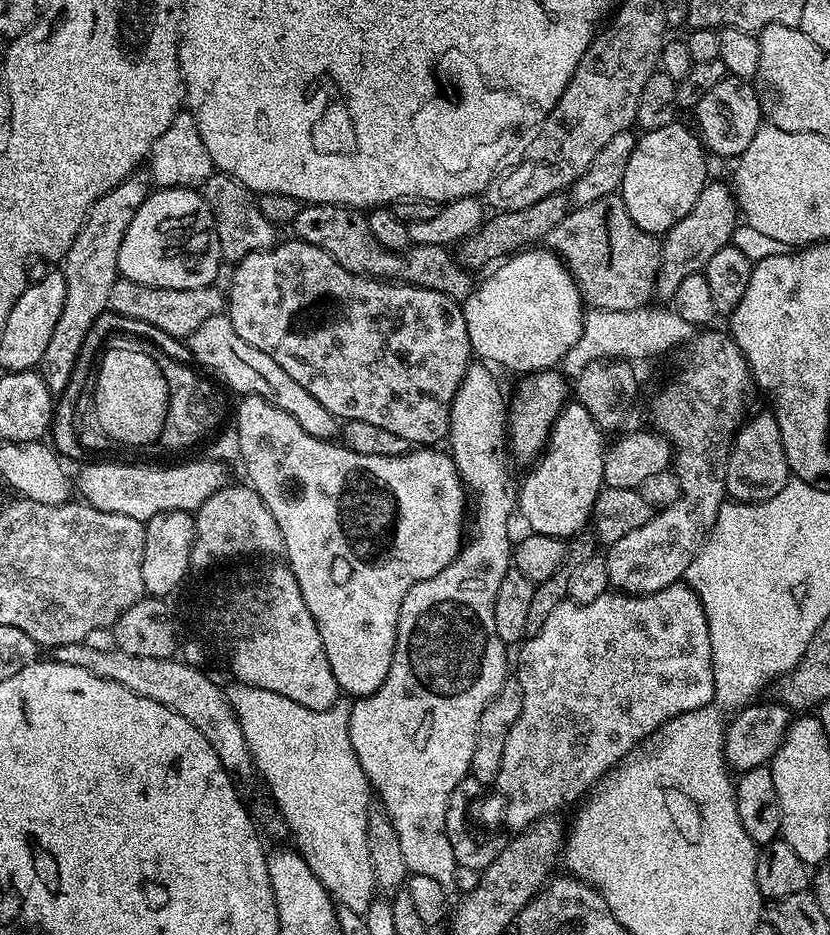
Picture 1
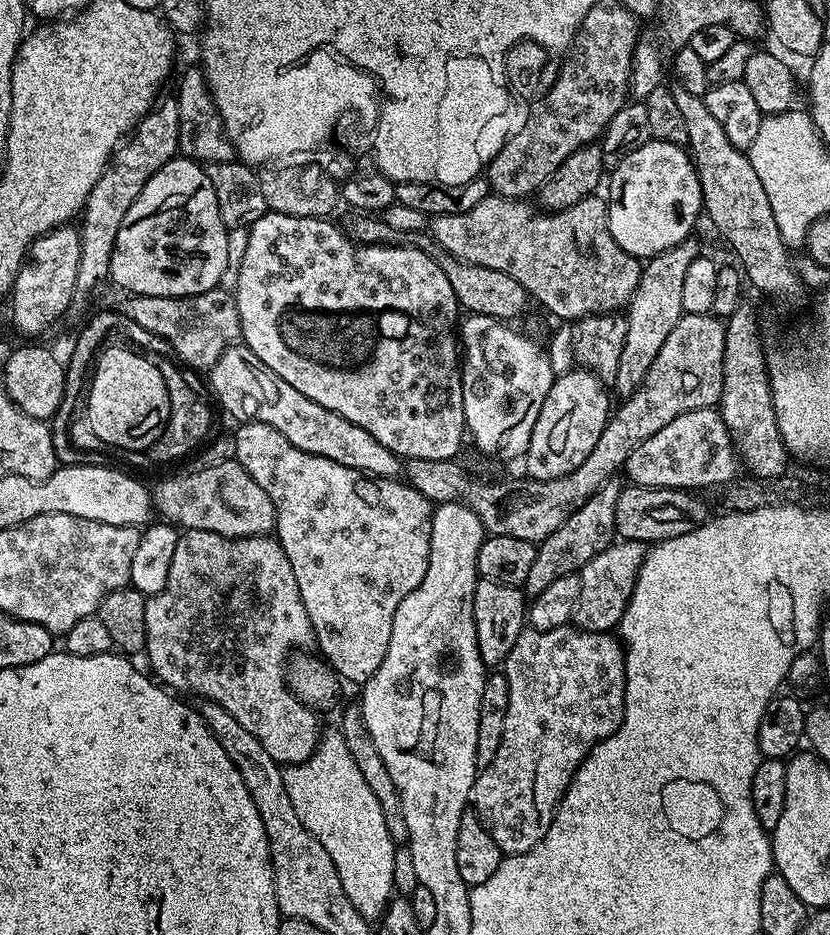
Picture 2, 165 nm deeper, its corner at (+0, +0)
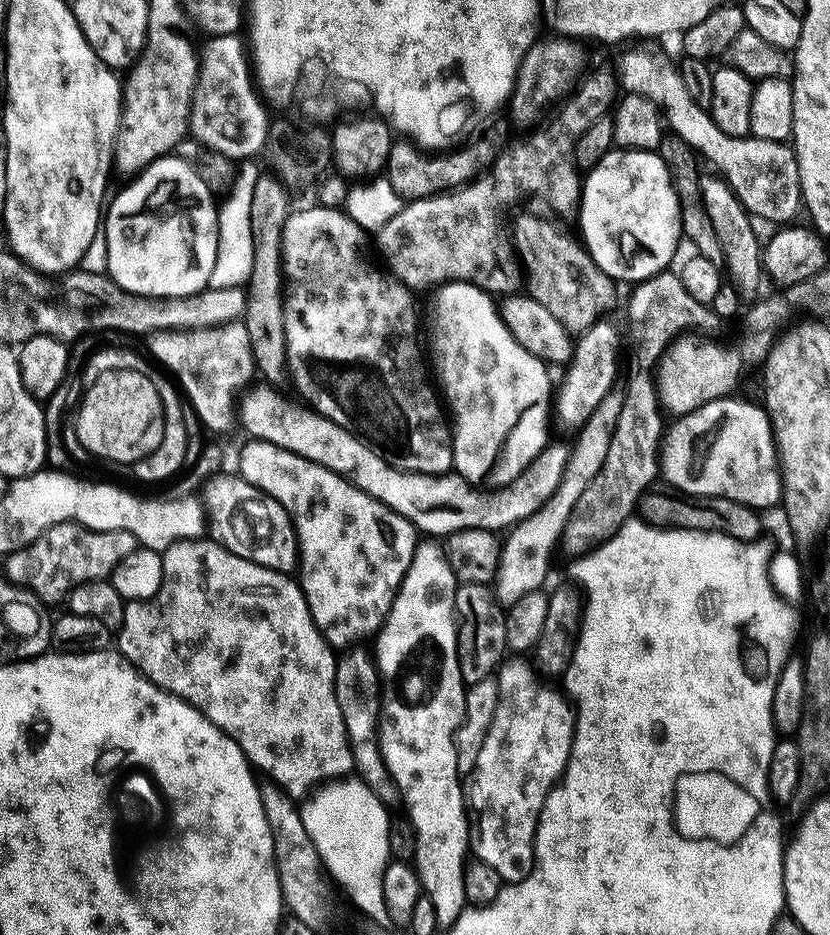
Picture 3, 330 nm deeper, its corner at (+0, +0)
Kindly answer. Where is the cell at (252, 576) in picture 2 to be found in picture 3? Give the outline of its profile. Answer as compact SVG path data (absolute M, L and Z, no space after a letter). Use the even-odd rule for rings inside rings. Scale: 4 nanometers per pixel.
M197 538L194 540L179 540L162 552L162 586L158 594L149 600L130 600L124 605L124 622L118 629L118 651L139 670L147 680L154 682L160 688L180 696L193 704L199 712L204 713L214 726L218 726L244 752L248 763L253 769L265 772L267 779L277 784L287 796L304 798L317 786L337 778L344 778L353 771L351 744L347 738L346 723L338 708L335 698L335 672L338 661L337 653L324 635L316 629L316 623L308 609L304 591L299 583L289 573L276 572L272 568L262 566L258 562L250 562L230 549L222 547L217 540Z

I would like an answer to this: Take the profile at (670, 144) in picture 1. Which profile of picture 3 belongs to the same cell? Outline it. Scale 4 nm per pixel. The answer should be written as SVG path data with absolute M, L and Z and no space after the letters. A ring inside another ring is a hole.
M613 150L607 152L594 167L587 169L580 190L580 203L578 205L578 217L579 216L580 230L584 234L584 236L582 235L582 243L584 247L588 249L590 258L611 280L617 282L623 282L623 280L632 280L631 282L648 280L651 276L657 276L659 272L665 271L665 269L671 265L676 247L682 237L679 194L676 192L676 186L673 184L671 170L662 157L660 157L659 151L656 150Z

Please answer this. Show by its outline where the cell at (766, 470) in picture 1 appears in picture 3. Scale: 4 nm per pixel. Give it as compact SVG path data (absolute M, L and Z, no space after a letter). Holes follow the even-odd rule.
M704 174L700 178L706 212L710 214L714 233L717 234L724 255L723 267L727 279L740 291L745 301L752 302L757 299L756 291L760 288L760 276L762 277L762 240L756 237L753 217L740 205L731 185L719 175L716 176Z

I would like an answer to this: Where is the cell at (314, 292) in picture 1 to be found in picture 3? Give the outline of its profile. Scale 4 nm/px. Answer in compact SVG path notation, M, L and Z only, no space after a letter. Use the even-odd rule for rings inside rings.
M304 208L301 212L289 211L282 230L280 263L284 269L286 281L284 325L286 326L286 354L288 355L290 380L296 383L297 388L306 396L304 398L311 407L326 418L338 422L338 426L355 432L357 436L367 440L369 444L378 449L386 462L390 462L396 468L401 468L407 472L443 476L451 473L454 468L452 462L452 428L449 417L446 415L445 405L438 395L437 385L430 375L425 349L423 352L419 342L416 341L416 300L412 297L415 295L413 289L396 279L391 271L385 270L383 272L382 269L375 268L364 257L364 236L366 236L365 229L361 228L358 222L354 222L347 211L339 212L336 208Z

